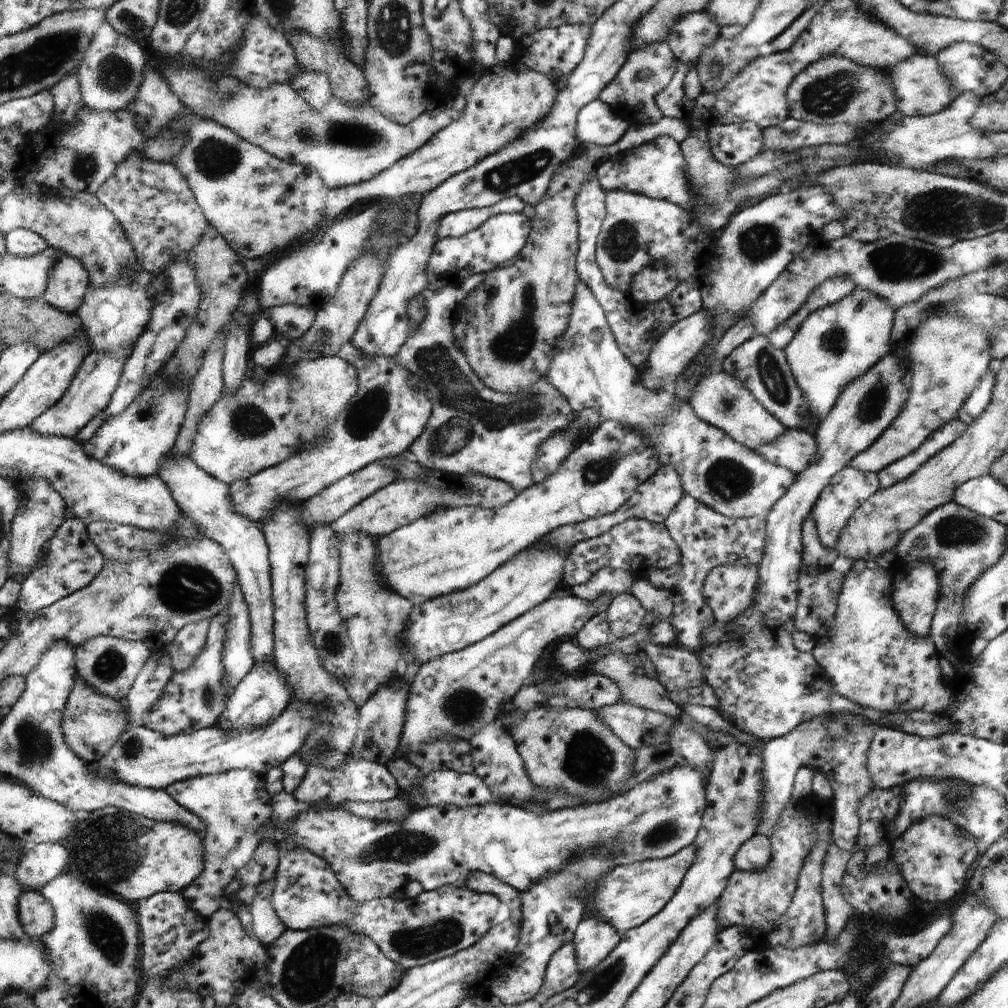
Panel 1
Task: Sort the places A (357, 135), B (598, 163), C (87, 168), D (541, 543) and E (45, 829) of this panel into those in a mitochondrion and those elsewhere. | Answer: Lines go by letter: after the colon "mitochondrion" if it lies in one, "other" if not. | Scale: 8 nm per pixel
A: mitochondrion
B: other
C: mitochondrion
D: other
E: other

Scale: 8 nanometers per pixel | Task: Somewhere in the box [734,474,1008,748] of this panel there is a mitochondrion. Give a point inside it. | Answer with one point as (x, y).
(954, 531)

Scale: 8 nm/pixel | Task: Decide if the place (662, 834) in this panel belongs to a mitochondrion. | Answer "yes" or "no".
yes

